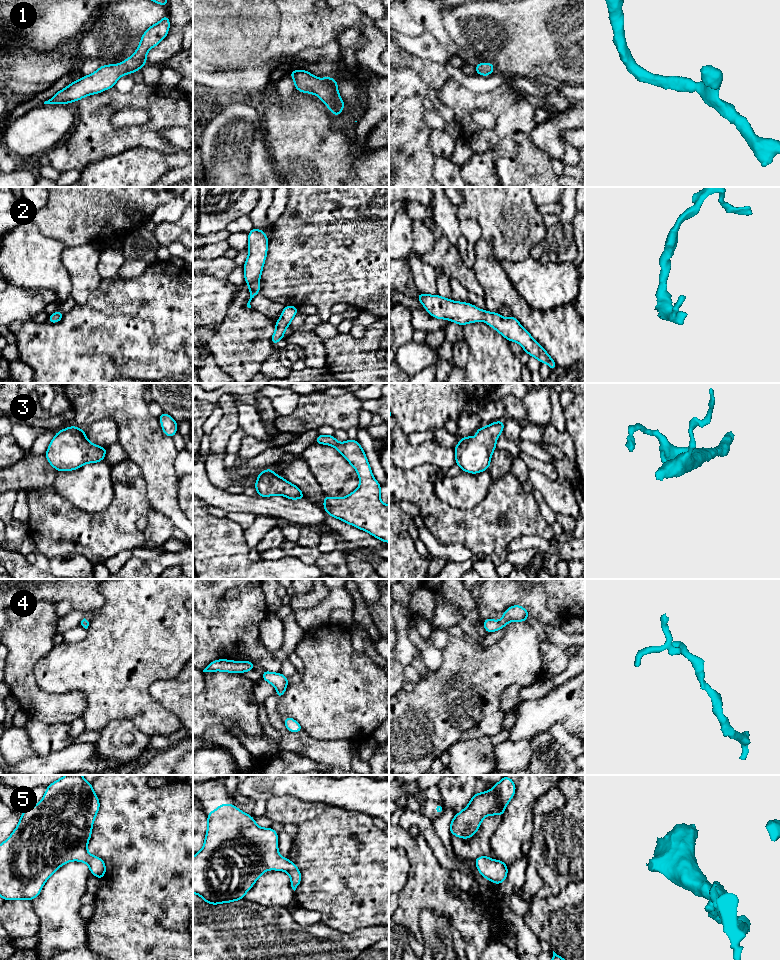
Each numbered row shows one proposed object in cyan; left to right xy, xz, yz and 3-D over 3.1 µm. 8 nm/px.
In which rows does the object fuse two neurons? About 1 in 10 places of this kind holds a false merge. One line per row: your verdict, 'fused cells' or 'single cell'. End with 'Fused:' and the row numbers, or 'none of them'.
1: single cell
2: single cell
3: single cell
4: single cell
5: single cell
Fused: none of them

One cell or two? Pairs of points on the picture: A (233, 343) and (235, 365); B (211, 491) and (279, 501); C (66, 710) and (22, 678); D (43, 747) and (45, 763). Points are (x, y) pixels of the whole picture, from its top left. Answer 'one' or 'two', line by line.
A: one
B: one
C: one
D: two

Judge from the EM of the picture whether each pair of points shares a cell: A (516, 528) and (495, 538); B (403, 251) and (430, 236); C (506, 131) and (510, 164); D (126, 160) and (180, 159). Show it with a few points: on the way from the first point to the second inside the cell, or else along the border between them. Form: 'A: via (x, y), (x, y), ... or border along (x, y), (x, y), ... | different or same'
A: via (511, 529), (500, 535) | same
B: border along (412, 222), (413, 244), (411, 250) | different
C: via (507, 139), (507, 156) | same
D: via (139, 160), (167, 160) | same

